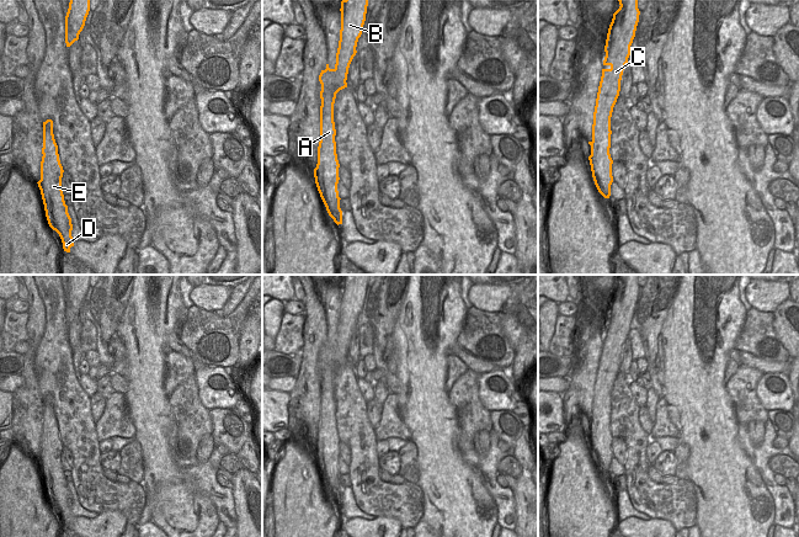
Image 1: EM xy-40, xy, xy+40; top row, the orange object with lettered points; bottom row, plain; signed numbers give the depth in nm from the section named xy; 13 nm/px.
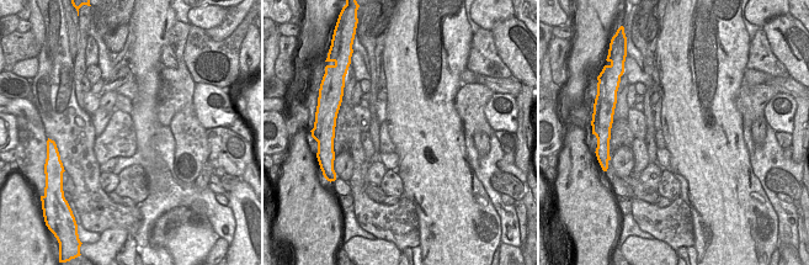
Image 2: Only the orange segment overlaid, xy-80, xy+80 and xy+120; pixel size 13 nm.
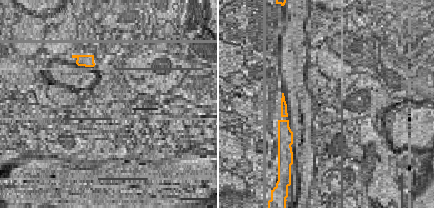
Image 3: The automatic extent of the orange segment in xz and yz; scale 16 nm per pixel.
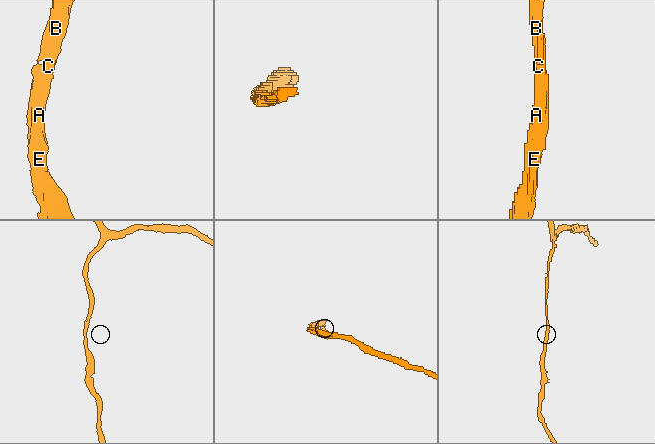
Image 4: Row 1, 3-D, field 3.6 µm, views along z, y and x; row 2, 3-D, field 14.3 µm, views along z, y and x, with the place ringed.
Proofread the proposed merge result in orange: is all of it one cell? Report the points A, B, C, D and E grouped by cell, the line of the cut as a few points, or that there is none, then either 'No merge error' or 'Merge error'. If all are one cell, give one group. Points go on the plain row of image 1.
Groups: A B C D E. No split. No merge error

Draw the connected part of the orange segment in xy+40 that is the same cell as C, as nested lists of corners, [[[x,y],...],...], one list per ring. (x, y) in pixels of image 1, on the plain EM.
[[[618,275],[619,285],[613,289],[608,304],[602,352],[598,362],[593,388],[591,431],[588,432],[592,453],[598,468],[604,473],[611,472],[613,458],[611,424],[611,393],[620,367],[620,356],[628,334],[630,321],[635,313],[640,287],[638,275]]]

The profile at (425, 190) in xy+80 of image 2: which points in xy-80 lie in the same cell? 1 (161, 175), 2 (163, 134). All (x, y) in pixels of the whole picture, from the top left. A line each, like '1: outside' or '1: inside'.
1: inside
2: outside

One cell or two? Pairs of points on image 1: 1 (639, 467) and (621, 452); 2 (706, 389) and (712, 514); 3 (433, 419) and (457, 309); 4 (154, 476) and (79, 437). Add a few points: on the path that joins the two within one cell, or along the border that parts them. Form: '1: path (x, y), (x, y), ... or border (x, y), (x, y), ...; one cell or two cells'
1: border (613, 436), (618, 436), (626, 445), (624, 464); two cells
2: path (706, 420), (712, 434), (712, 483); one cell
3: path (433, 392), (433, 359), (446, 336); one cell
4: border (140, 483), (147, 494); two cells

